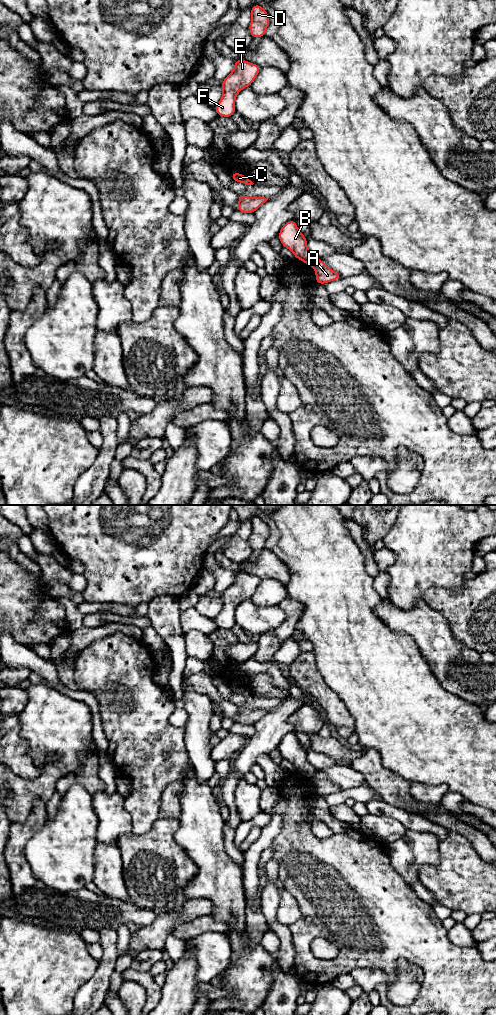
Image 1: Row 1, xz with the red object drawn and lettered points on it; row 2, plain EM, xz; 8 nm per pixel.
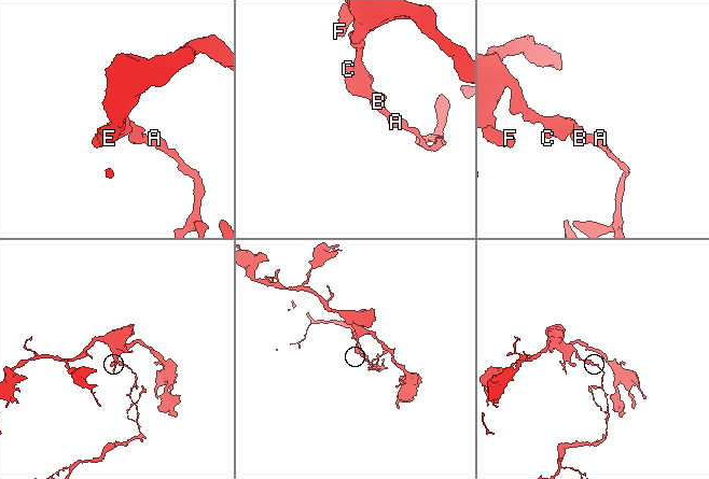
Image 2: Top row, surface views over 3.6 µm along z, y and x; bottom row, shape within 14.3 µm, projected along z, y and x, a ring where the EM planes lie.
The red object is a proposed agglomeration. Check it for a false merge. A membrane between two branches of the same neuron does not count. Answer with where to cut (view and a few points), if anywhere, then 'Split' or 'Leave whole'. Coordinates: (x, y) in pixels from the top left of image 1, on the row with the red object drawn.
Split along xz (316, 258), (309, 264). Split

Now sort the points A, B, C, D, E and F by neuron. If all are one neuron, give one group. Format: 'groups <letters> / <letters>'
groups A / B C D E F

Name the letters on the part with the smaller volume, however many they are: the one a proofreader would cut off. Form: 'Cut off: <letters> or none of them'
Cut off: A

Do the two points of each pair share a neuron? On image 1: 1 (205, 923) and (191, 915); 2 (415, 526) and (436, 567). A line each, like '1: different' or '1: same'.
1: different
2: same

